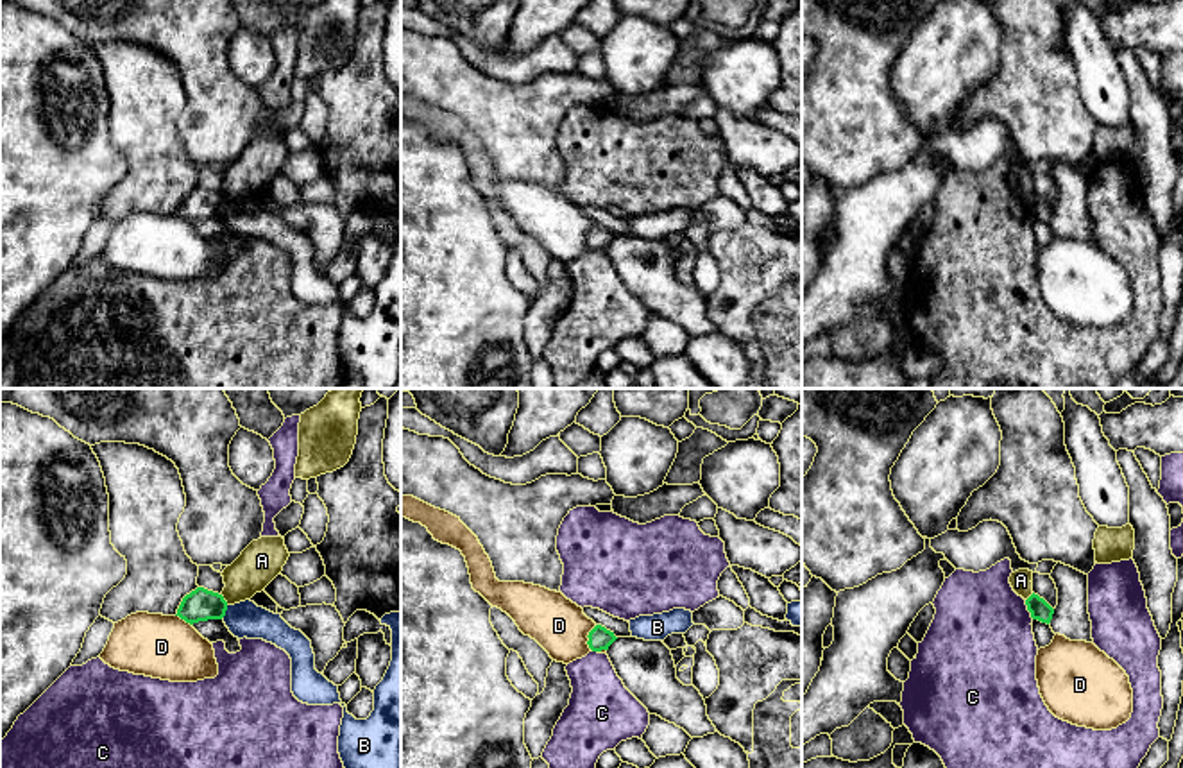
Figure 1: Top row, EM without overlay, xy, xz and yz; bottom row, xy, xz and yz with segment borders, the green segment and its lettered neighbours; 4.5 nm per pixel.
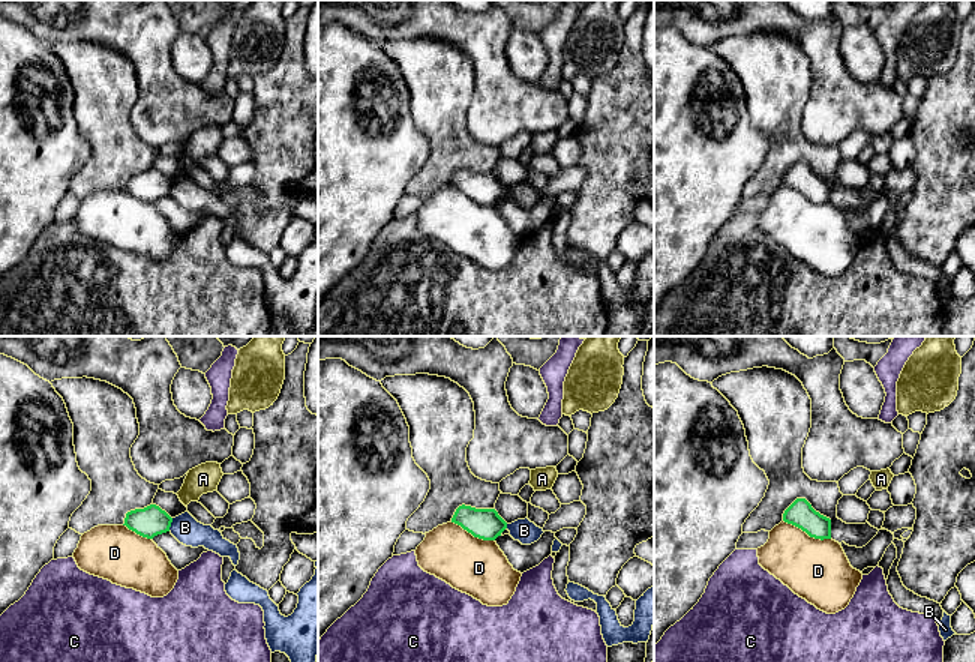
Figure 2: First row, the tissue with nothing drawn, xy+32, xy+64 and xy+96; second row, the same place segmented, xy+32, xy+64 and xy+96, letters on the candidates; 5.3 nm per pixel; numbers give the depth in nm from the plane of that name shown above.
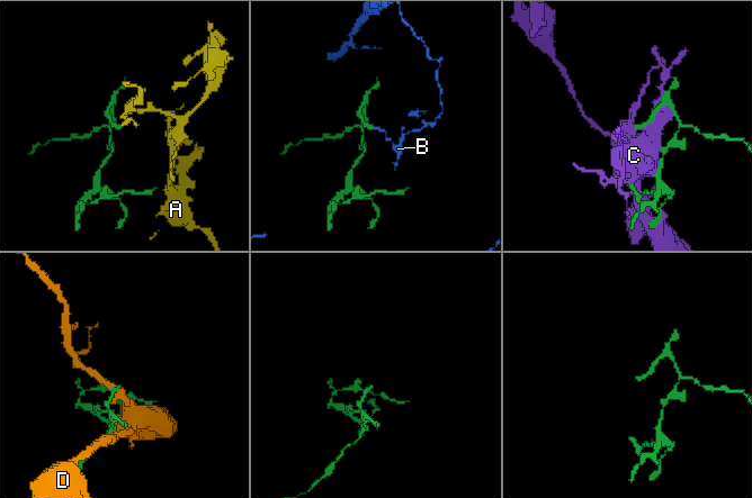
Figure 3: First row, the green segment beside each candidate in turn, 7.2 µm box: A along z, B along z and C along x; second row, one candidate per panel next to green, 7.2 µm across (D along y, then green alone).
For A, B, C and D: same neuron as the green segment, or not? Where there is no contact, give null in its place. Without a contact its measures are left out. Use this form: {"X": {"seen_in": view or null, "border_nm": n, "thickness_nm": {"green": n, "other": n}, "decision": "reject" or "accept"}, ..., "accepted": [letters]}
{"A": {"seen_in": "xy", "border_nm": 60, "thickness_nm": {"green": 140, "other": 190}, "decision": "reject"}, "B": {"seen_in": "xy", "border_nm": 70, "thickness_nm": {"green": 140, "other": 160}, "decision": "reject"}, "C": {"seen_in": "yz", "border_nm": 100, "thickness_nm": {"green": 90, "other": 460}, "decision": "reject"}, "D": {"seen_in": "xz", "border_nm": 120, "thickness_nm": {"green": 100, "other": 240}, "decision": "reject"}, "accepted": []}

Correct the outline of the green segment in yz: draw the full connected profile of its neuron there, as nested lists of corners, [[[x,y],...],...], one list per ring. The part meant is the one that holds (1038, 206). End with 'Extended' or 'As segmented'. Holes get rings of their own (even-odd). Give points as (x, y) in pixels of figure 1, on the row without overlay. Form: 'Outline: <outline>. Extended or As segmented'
Outline: [[[1033,192],[1026,199],[1026,204],[1027,204],[1027,209],[1031,211],[1033,218],[1038,218],[1047,224],[1051,222],[1054,208],[1043,197],[1040,197],[1038,193]]]. As segmented

